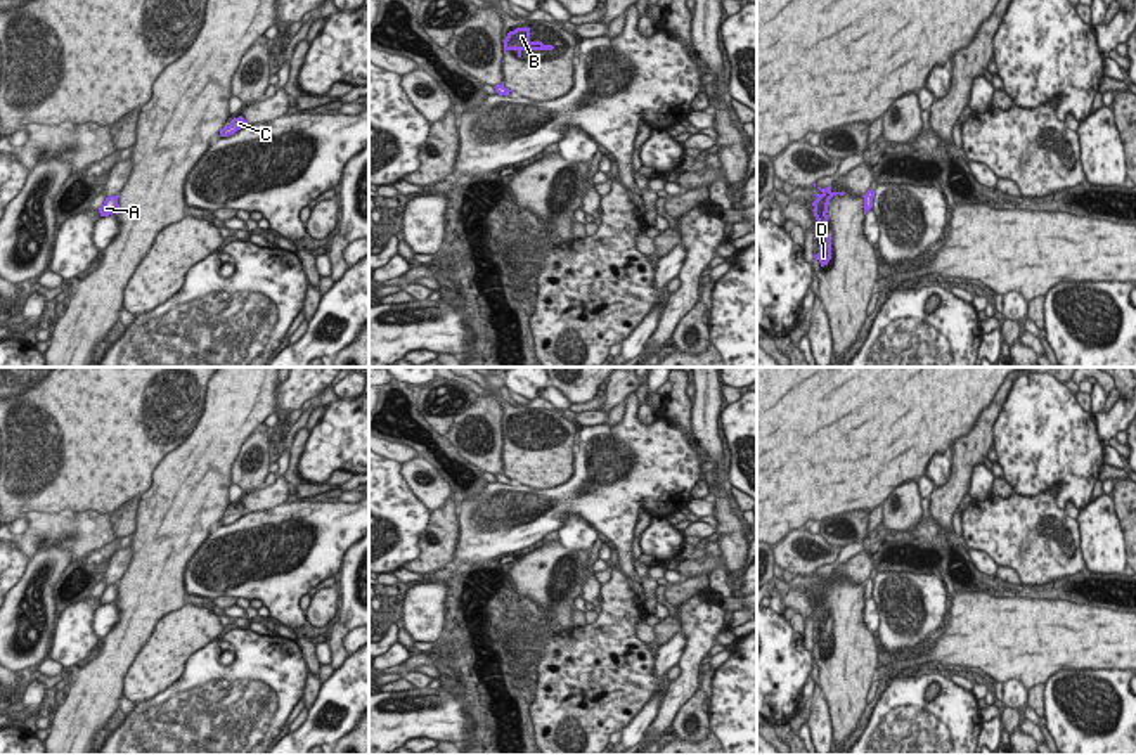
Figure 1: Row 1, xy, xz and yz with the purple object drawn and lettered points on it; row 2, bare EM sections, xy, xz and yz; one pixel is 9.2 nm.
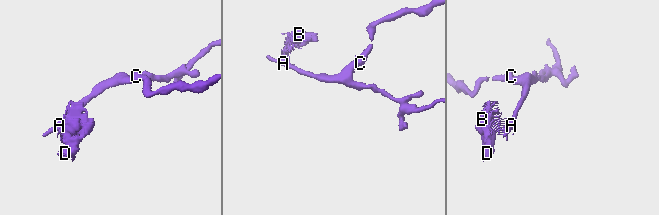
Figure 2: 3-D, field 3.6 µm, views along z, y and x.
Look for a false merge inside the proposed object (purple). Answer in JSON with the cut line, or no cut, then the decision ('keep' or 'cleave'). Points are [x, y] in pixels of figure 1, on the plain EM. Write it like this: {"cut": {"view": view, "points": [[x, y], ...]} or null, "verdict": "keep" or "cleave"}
{"cut": {"view": "xy", "points": [[118, 593], [115, 598]]}, "verdict": "cleave"}

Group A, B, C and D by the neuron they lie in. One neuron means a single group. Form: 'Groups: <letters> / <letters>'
Groups: A C / B D

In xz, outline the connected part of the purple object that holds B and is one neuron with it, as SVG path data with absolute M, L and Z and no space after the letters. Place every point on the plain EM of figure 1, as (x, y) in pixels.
M516 416L514 419L509 419L504 429L504 442L507 438L516 438L518 445L521 445L523 438L552 438L552 433L544 433L542 429L532 429L530 428L530 416Z

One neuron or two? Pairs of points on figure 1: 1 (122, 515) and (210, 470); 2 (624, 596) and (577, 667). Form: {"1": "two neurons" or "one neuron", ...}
{"1": "two neurons", "2": "one neuron"}

